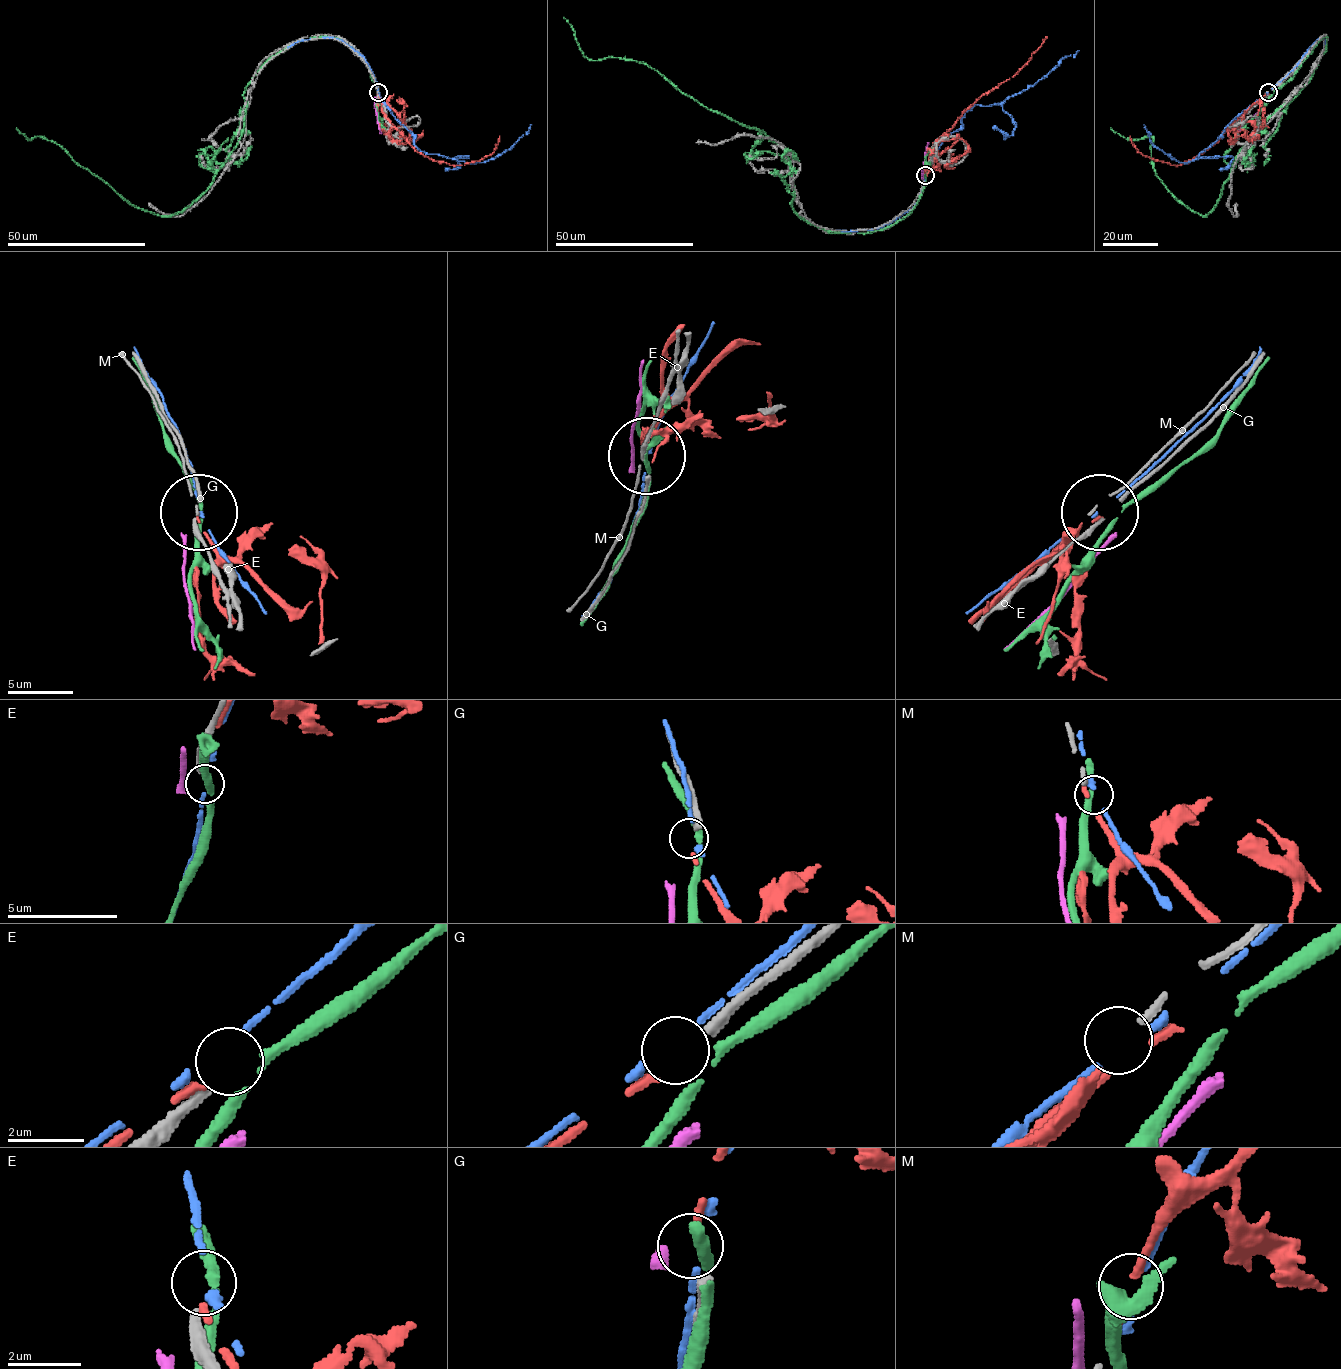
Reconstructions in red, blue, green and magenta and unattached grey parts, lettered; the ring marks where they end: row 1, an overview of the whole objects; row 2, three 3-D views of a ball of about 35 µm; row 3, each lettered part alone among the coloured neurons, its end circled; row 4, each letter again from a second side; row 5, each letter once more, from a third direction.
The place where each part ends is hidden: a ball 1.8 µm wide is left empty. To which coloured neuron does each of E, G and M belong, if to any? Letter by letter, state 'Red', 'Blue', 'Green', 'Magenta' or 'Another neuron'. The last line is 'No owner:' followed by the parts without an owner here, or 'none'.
E: Green
G: Red
M: Another neuron
No owner: M

